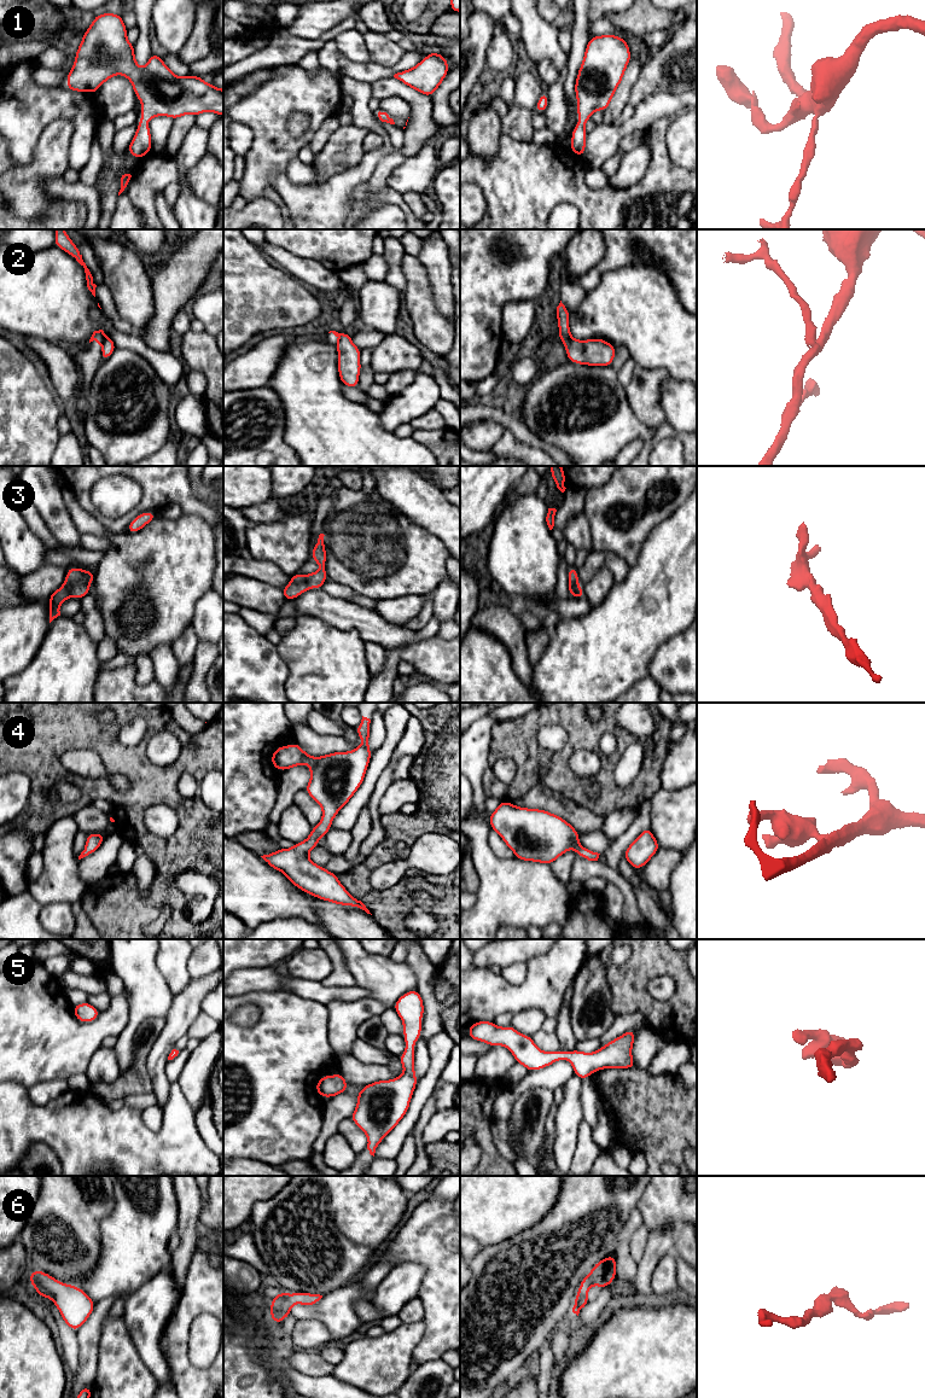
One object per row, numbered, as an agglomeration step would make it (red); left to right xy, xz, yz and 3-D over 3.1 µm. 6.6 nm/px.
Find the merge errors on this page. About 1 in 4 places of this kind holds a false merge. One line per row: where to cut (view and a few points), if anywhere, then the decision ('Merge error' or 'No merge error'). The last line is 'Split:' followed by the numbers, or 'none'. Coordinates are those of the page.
1: No split. No merge error
2: Split along yz (571, 337), (563, 342). Merge error
3: No split. No merge error
4: No split. No merge error
5: No split. No merge error
6: No split. No merge error
Split: 2

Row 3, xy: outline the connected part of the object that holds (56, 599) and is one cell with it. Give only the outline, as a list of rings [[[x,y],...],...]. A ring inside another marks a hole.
[[[68,567],[68,575],[64,584],[50,595],[50,623],[60,616],[59,607],[62,602],[70,596],[82,599],[89,594],[89,584],[94,581],[94,572],[78,567]]]

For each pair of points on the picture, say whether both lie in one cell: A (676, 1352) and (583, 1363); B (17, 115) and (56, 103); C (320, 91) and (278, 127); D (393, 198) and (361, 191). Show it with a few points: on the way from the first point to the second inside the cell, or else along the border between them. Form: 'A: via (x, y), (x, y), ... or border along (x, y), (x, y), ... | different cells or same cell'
A: via (653, 1352), (645, 1353), (629, 1363), (606, 1363) | same cell
B: via (27, 108), (46, 105) | same cell
C: via (308, 94), (302, 94), (281, 115) | same cell
D: via (385, 197), (368, 196) | same cell

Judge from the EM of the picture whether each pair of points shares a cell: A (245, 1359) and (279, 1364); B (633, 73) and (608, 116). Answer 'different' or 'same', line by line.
A: different
B: same

